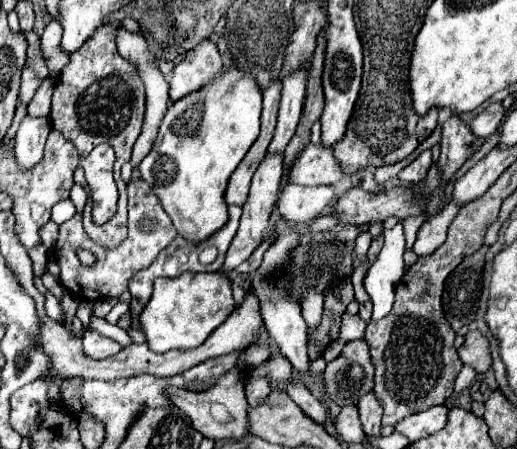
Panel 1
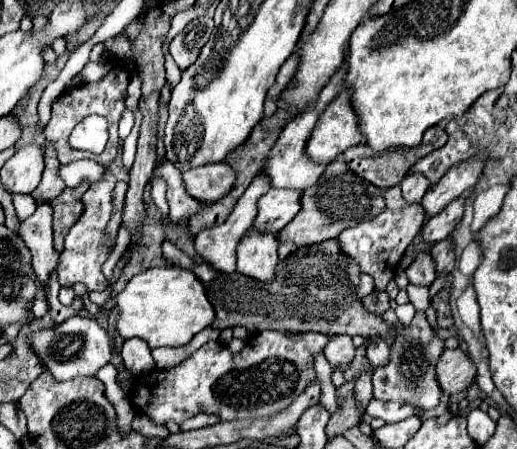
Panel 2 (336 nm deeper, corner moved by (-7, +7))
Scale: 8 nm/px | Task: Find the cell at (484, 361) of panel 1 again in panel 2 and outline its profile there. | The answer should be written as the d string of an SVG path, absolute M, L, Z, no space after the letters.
M445 349L435 367L435 379L441 391L449 395L465 391L473 383L475 373L473 361L461 349Z

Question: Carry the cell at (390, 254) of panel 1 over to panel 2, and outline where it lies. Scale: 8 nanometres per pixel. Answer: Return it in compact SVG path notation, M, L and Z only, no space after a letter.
M407 303L407 305L399 305L399 307L395 309L395 313L397 313L397 317L399 317L399 321L401 321L403 325L409 325L411 319L415 317L415 309L413 309L411 303Z

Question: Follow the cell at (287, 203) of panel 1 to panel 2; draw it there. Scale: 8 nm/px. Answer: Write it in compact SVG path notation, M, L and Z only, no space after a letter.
M269 189L257 201L257 217L253 229L259 233L277 235L299 213L301 191L293 189Z

